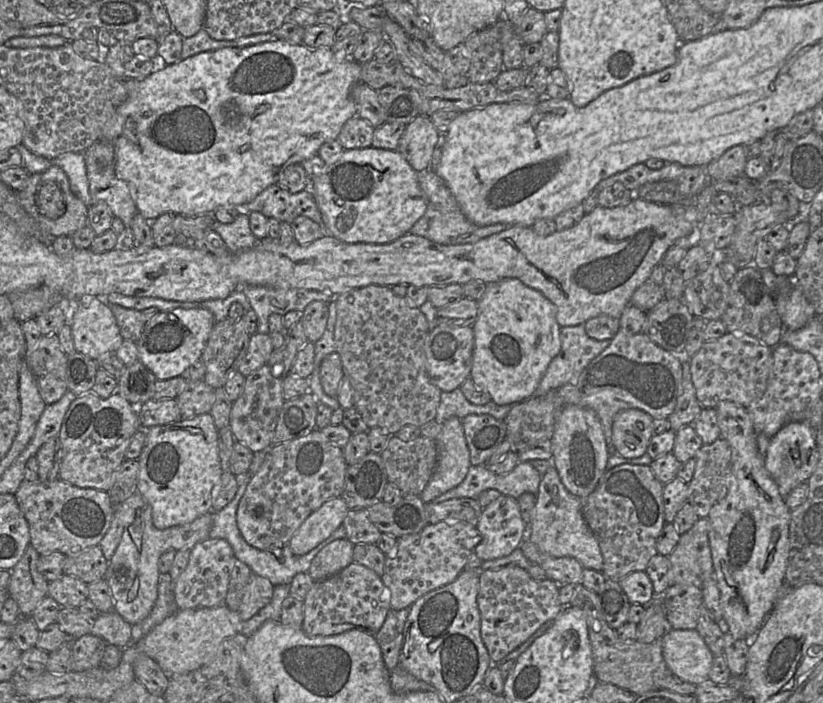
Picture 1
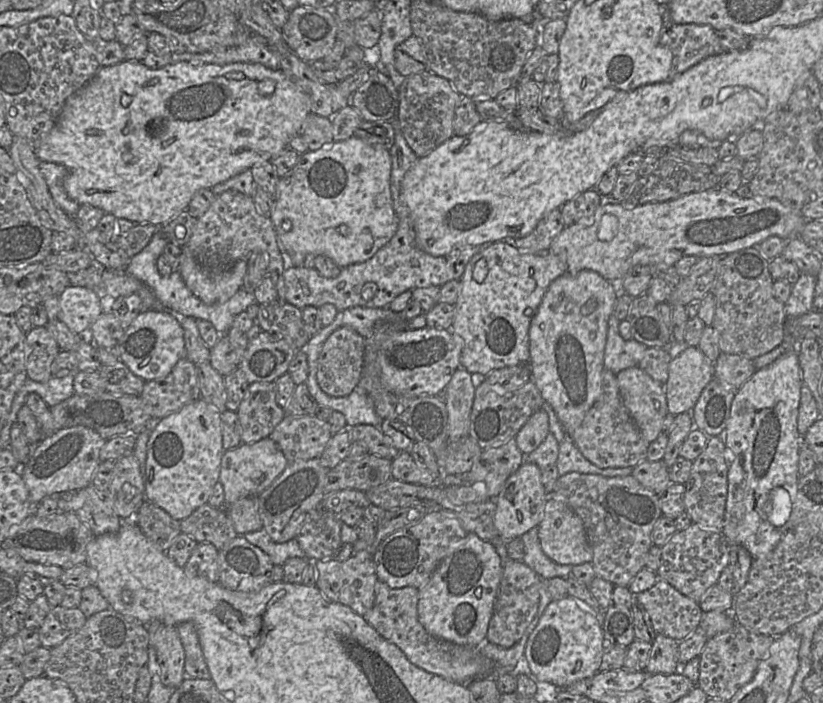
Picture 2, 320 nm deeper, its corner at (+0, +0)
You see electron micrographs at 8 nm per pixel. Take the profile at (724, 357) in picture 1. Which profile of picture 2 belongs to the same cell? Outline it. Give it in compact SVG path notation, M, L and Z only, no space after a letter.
M720 353L713 363L714 378L735 393L755 372L752 360L736 354Z

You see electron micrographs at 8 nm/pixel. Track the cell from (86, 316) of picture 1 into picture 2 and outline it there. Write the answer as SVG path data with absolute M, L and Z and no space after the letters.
M69 285L58 297L58 320L70 331L80 335L87 335L90 326L102 314L106 305L95 291L83 286Z

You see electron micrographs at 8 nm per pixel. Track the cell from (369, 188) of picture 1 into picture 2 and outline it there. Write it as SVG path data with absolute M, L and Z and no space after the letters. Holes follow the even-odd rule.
M355 135L343 141L333 141L329 145L316 151L307 151L299 155L297 164L284 177L279 179L274 196L275 204L269 216L277 234L279 249L286 255L288 265L312 267L312 258L314 256L325 255L331 258L338 266L345 267L369 260L380 248L387 244L398 229L398 218L394 211L390 190L391 167L392 159L389 150L383 148L382 145L366 143L362 138ZM285 219L291 221L292 228L289 231L284 231L282 229L281 224Z

